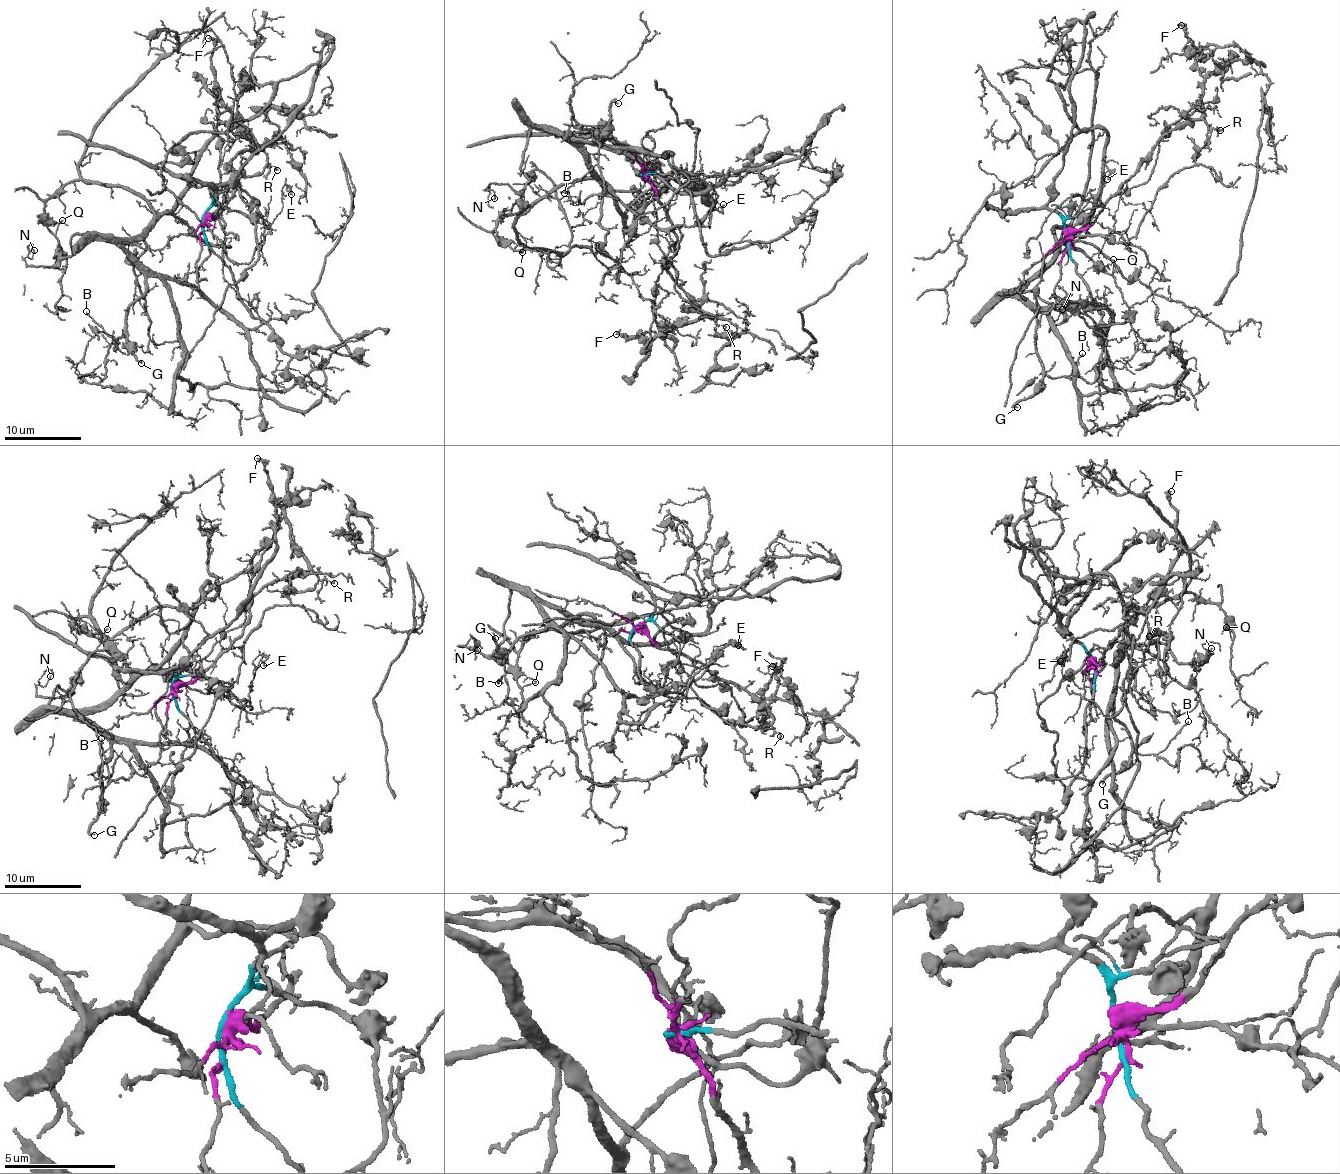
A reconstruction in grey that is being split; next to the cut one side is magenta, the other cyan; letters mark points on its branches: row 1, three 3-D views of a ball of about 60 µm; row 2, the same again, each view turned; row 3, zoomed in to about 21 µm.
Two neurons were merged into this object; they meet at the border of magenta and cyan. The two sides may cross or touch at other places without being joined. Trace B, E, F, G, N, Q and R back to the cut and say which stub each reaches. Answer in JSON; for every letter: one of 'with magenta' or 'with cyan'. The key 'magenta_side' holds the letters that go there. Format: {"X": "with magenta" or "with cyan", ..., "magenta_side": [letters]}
{"B": "with cyan", "E": "with cyan", "F": "with magenta", "G": "with cyan", "N": "with cyan", "Q": "with cyan", "R": "with magenta", "magenta_side": ["F", "R"]}

